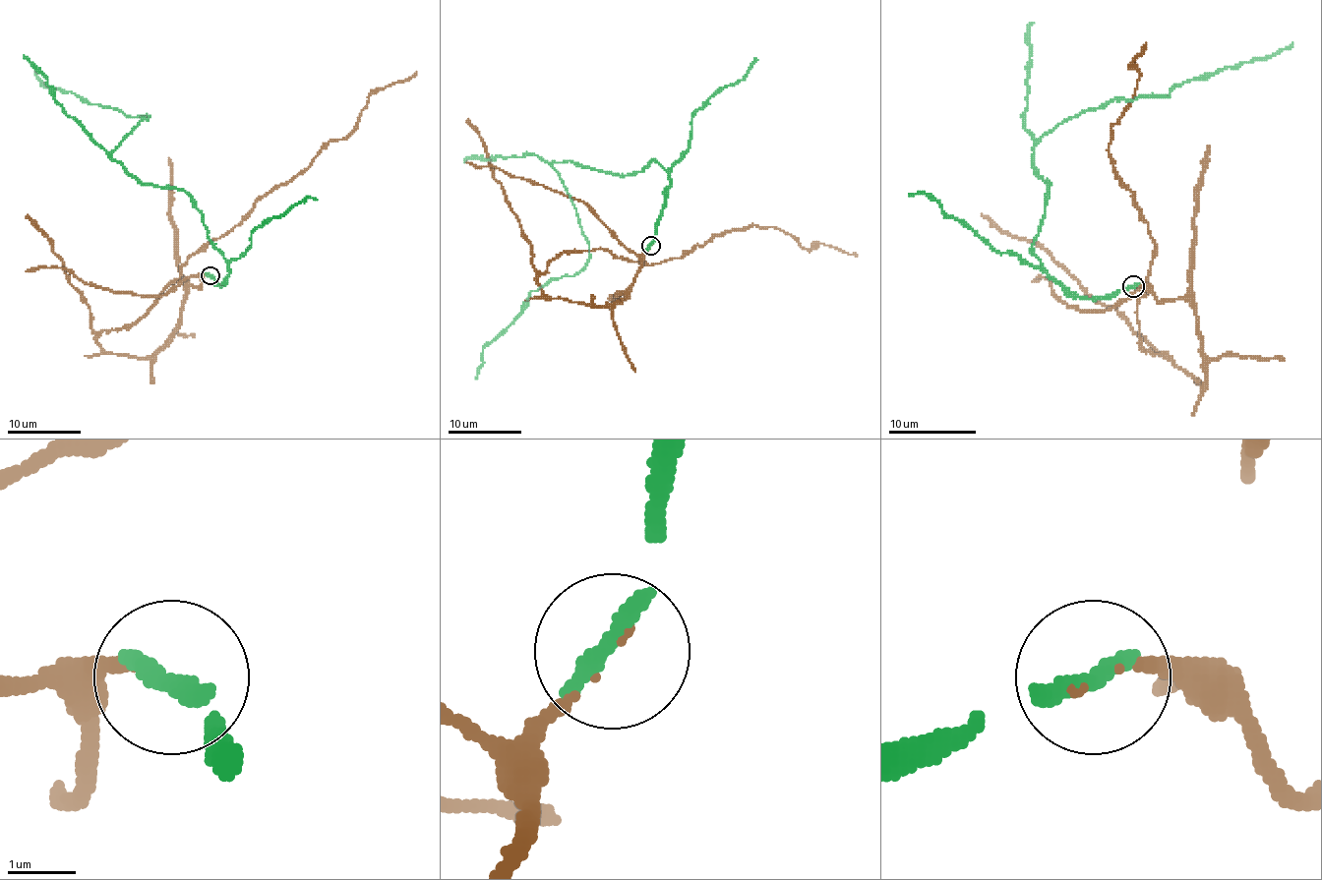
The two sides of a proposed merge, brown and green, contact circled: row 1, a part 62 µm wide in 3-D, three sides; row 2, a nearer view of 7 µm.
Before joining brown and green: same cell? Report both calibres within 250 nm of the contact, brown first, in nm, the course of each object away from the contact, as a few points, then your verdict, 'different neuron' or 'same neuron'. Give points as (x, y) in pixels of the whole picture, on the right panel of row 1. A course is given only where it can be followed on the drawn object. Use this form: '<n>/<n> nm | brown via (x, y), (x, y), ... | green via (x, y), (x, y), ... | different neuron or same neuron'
40/360 nm | brown via (1132, 288), (1189, 303), (1205, 382), (1141, 347), (1137, 301), (1157, 246), (1109, 154), (1146, 42) | green via (1132, 285), (1071, 297), (1041, 264), (1036, 144), (1084, 110), (1170, 97), (1292, 42) | same neuron

